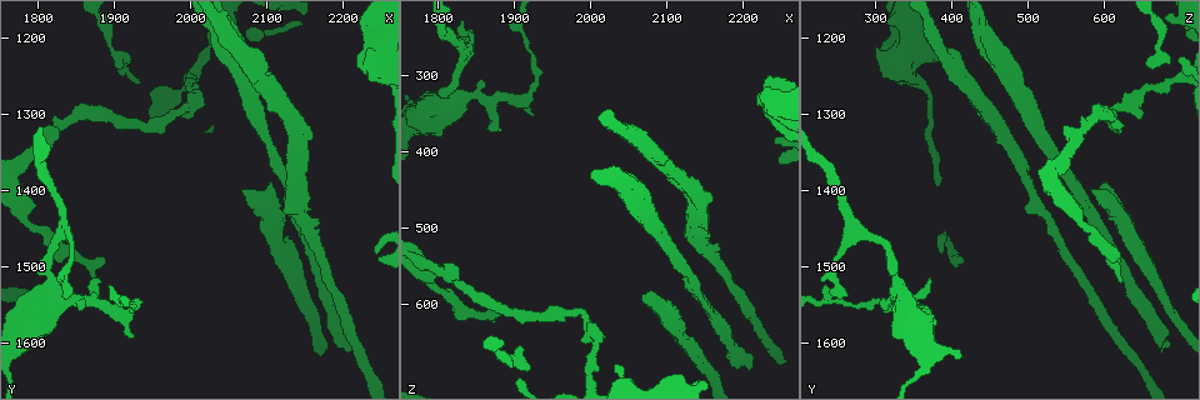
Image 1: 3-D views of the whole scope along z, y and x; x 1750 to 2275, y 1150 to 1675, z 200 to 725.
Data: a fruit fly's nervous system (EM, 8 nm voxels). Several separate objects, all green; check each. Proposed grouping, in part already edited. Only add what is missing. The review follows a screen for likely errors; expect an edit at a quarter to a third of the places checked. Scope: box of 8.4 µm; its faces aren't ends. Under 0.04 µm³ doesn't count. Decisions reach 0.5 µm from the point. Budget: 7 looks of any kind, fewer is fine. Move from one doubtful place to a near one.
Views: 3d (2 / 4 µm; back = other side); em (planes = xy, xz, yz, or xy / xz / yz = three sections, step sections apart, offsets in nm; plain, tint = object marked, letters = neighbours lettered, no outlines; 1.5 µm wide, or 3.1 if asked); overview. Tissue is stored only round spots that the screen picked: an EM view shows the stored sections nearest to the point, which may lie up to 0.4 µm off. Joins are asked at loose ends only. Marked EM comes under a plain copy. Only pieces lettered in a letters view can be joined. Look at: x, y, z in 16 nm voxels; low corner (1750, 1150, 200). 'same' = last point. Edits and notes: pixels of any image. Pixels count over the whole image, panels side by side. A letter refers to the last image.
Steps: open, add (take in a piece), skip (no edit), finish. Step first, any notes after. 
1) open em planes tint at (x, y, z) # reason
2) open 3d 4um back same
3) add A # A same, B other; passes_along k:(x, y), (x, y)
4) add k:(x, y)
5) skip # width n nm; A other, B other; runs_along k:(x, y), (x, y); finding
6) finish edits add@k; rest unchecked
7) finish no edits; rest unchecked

open em planes tint at (1875, 1520, 620) # free end

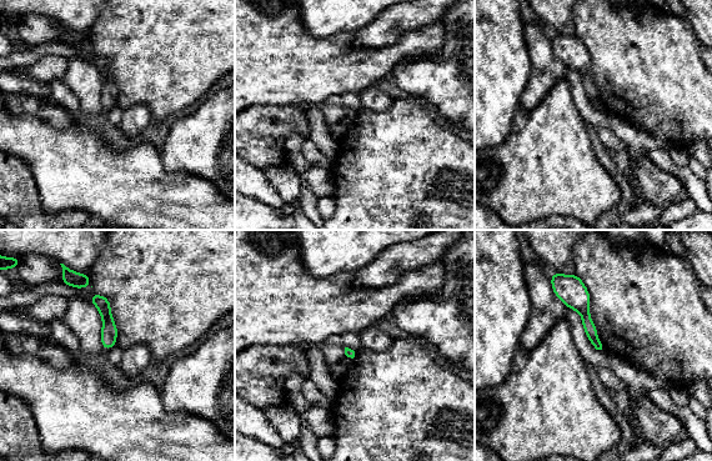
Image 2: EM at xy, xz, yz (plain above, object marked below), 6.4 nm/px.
open em planes letters same # see the neighbours

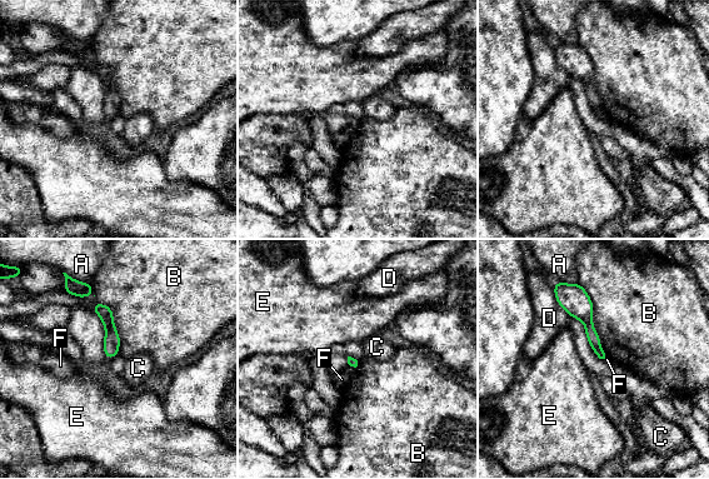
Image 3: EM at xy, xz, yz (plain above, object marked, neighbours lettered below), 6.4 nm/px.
skip # longest_contact B 500 nm; A other, B other, C other, D other, E other, F other; runs_along 3:(559, 295), (587, 319), (602, 355); none of them fits

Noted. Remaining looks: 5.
open 3d 2um at (2100, 1395, 595) # branch stops here

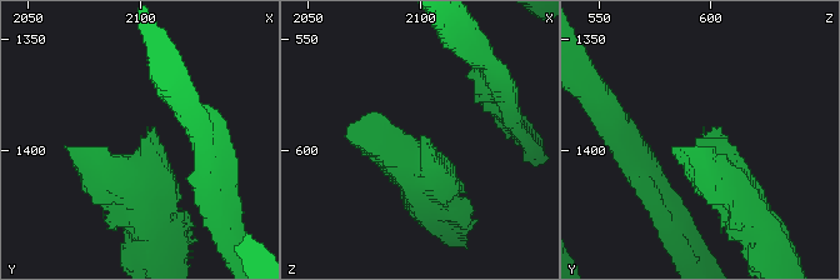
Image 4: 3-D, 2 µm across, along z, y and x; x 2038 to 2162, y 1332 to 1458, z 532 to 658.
open em xz step 4 tint at (2099, 1395, 596) # need the tissue

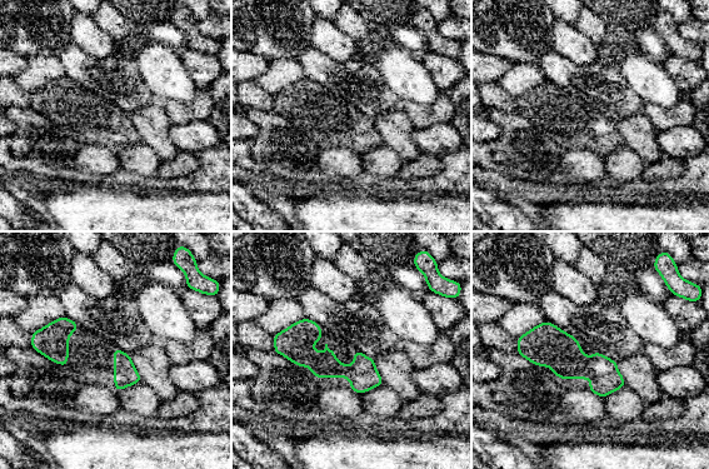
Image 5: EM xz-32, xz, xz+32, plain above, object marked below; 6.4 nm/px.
open em yz step 8 letters same

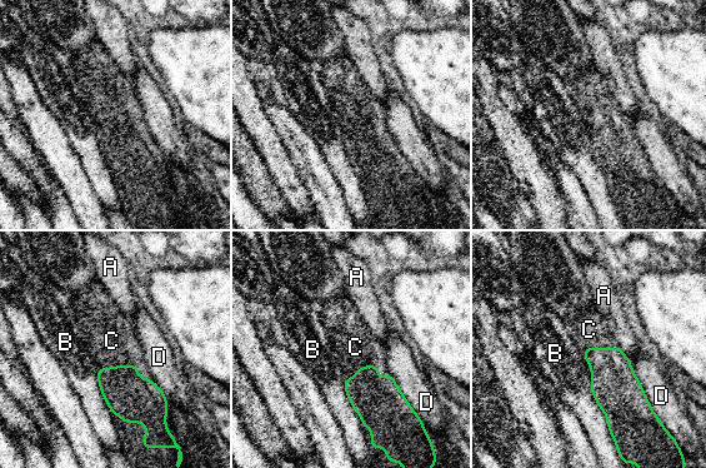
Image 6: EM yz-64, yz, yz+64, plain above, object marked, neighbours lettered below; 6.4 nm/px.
add C # A other, B other, C same, D other; passes_along 6:(135, 399), (129, 366), (111, 340); the neuron continues

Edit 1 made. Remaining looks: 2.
finish edits add@6; rest unchecked

